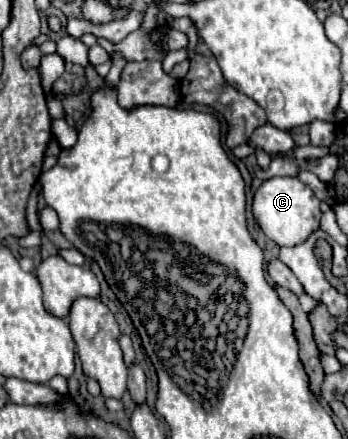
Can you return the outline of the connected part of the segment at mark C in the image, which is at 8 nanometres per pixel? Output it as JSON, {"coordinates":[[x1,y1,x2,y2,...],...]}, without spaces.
{"coordinates":[[272,177,266,179,254,193,252,213,268,239,280,247,294,247,308,239,310,233,318,229,320,223,320,199,296,177]]}

